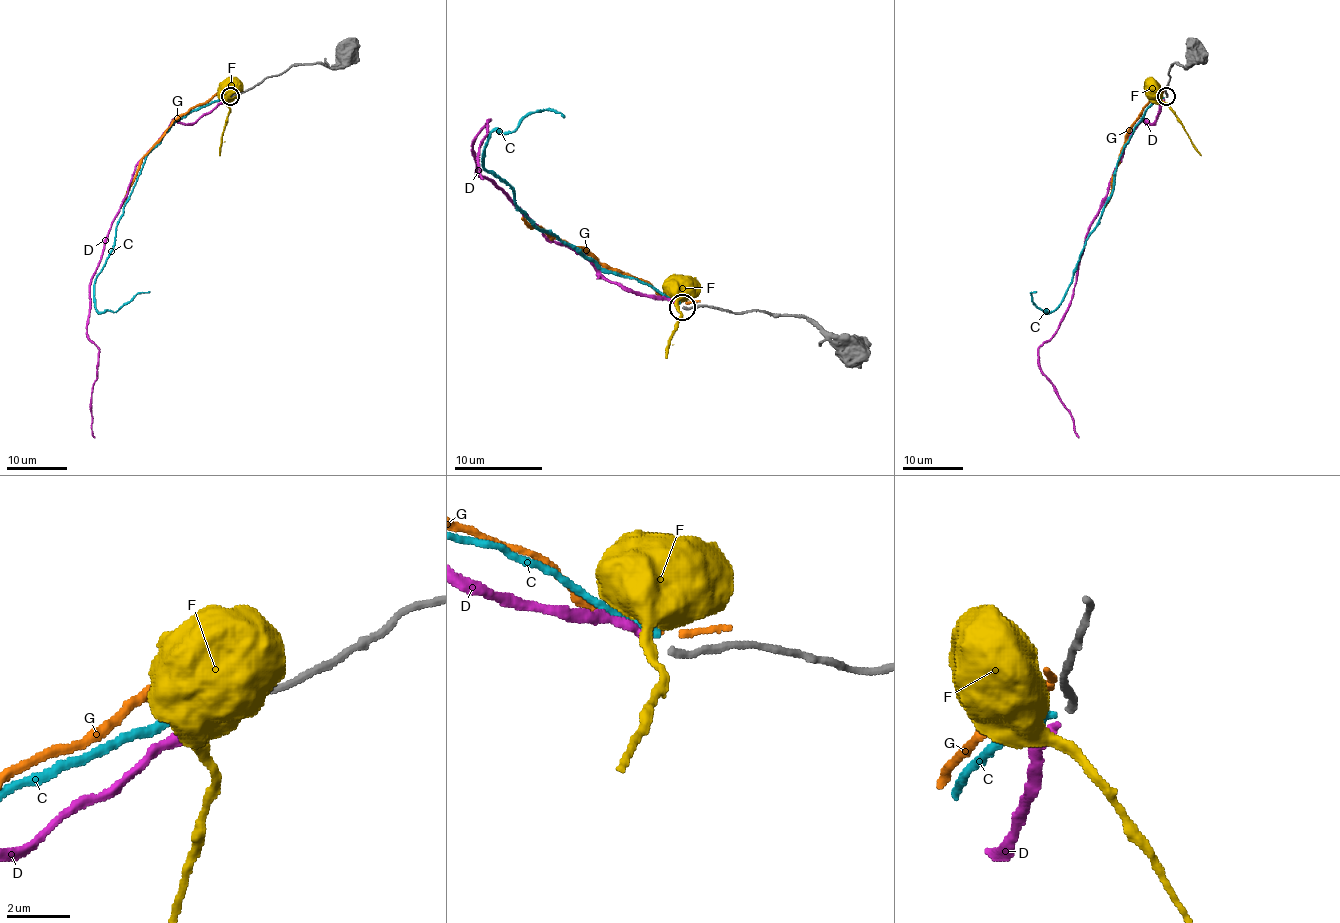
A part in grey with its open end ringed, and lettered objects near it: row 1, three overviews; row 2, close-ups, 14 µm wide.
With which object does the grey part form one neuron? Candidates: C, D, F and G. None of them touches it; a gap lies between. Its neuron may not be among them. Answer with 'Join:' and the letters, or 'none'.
Join: D

